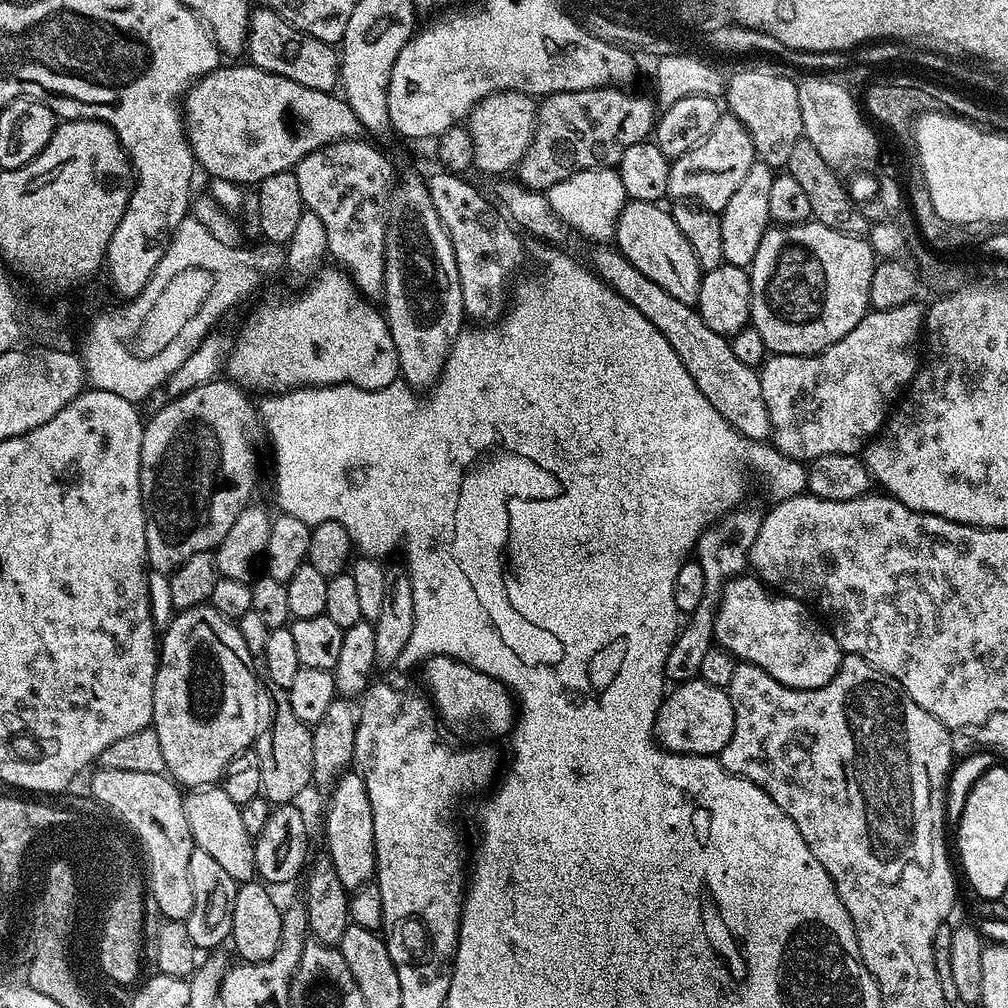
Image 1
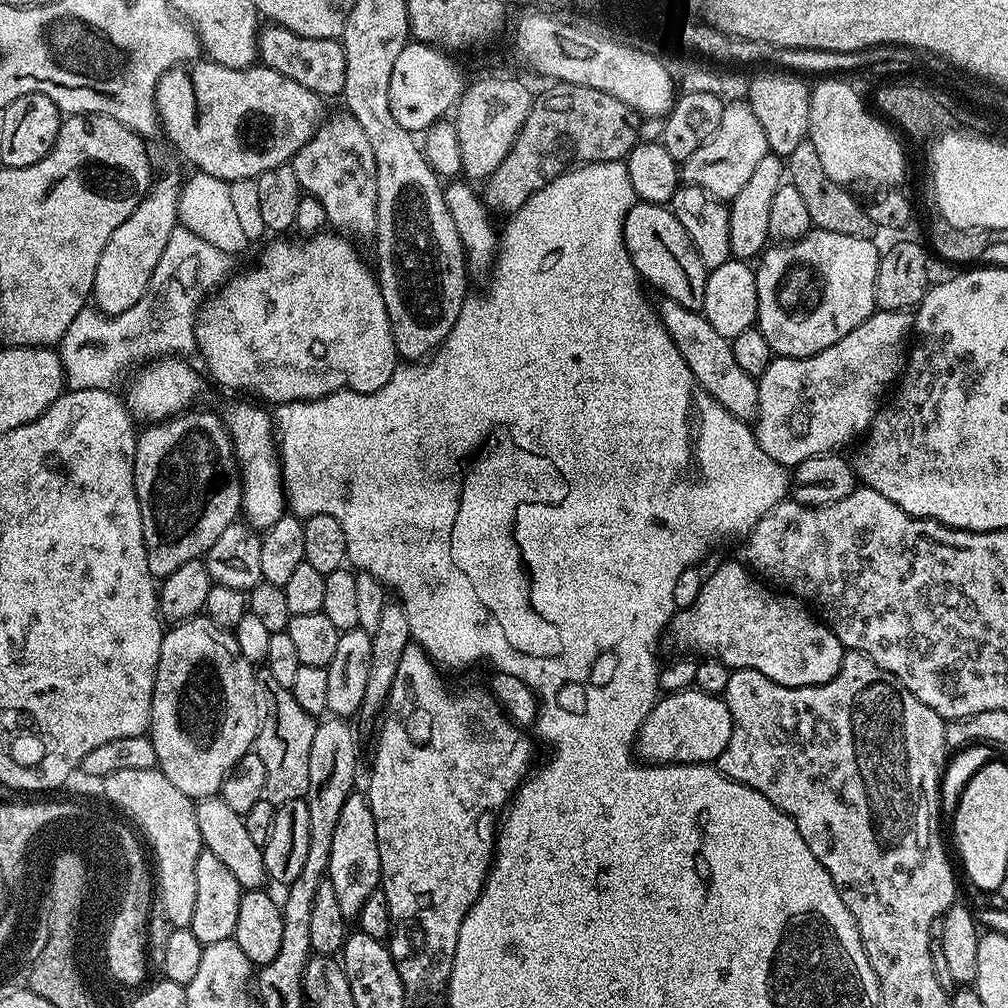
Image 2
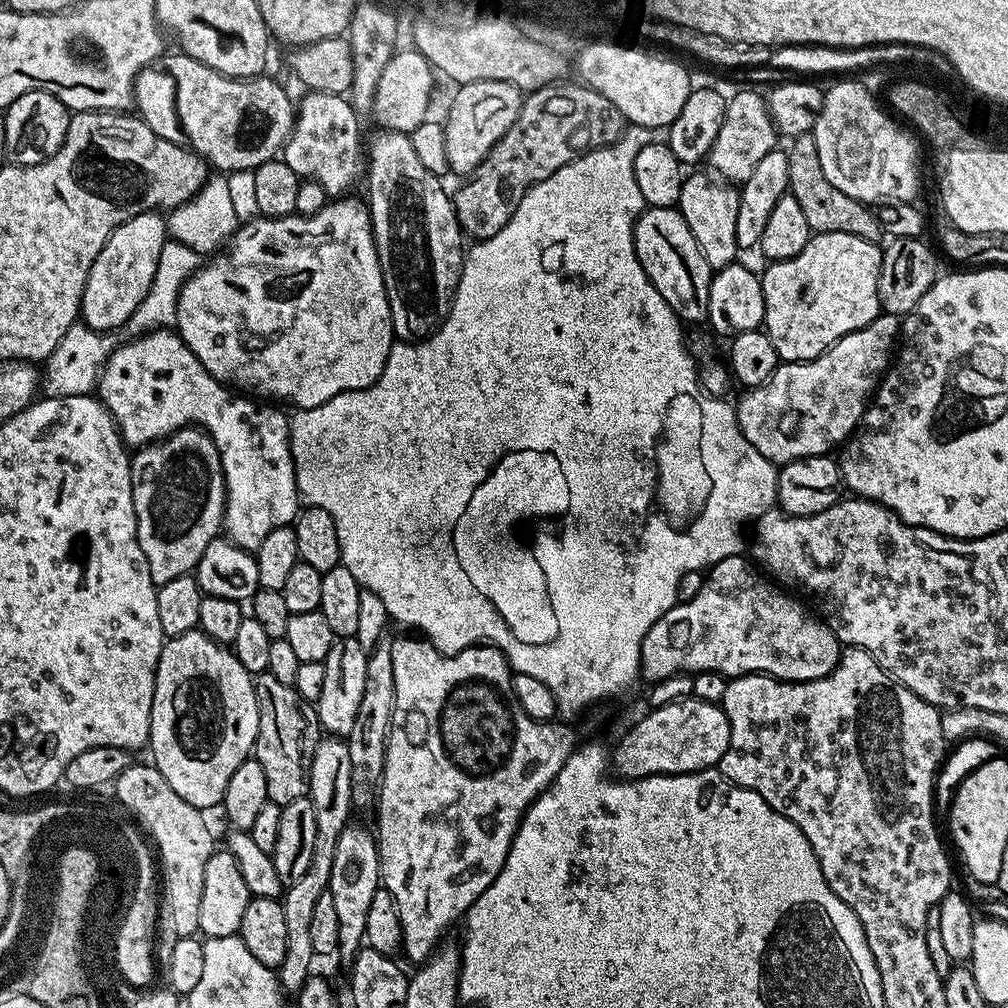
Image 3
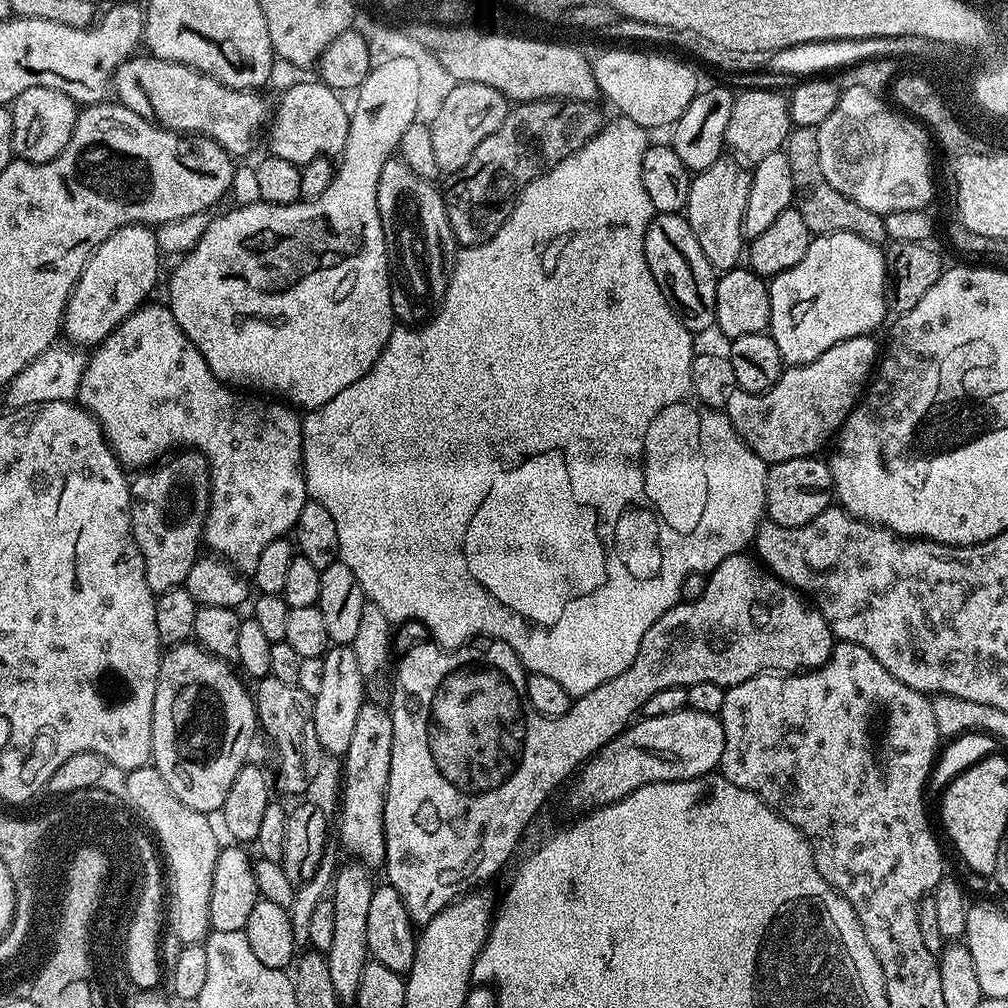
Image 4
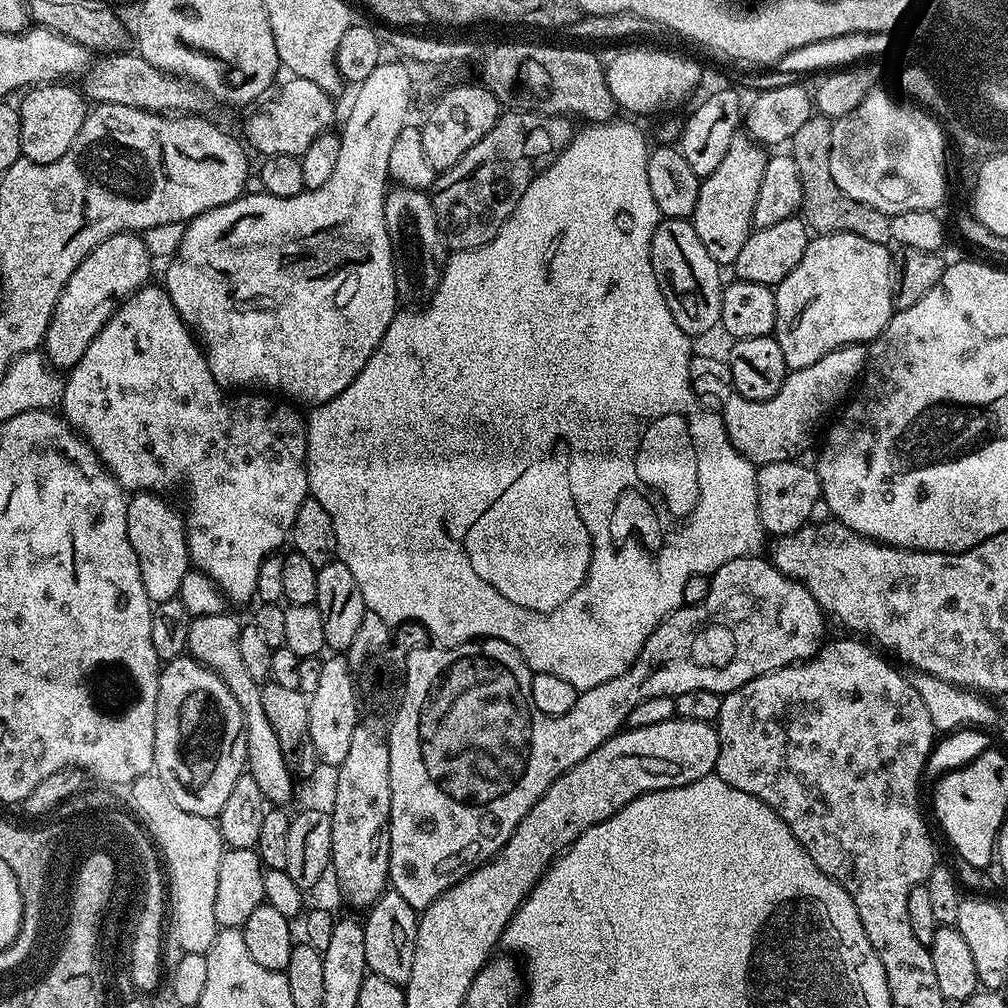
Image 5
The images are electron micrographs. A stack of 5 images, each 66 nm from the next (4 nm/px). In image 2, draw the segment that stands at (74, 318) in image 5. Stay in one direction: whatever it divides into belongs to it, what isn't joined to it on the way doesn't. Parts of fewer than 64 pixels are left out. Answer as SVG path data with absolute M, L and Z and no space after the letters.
M164 176L155 181L151 192L144 200L110 234L110 242L106 242L106 250L102 250L102 258L96 260L96 273L94 274L94 286L91 299L96 300L95 307L105 316L117 316L142 294L146 294L146 286L150 286L150 274L154 274L154 266L158 266L158 258L162 258L162 250L166 250L166 242L170 242L170 234L178 226L179 198L182 180L176 176Z

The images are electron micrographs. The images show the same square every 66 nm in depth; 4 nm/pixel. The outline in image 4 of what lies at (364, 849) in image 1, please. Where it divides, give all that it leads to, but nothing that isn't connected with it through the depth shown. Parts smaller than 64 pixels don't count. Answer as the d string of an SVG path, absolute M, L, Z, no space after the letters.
M359 862L341 863L332 882L330 899L334 906L334 939L326 953L330 966L330 979L341 1002L355 1001L358 982L362 982L362 970L368 965L368 943L366 942L366 921L370 911L370 898L374 891L373 873Z

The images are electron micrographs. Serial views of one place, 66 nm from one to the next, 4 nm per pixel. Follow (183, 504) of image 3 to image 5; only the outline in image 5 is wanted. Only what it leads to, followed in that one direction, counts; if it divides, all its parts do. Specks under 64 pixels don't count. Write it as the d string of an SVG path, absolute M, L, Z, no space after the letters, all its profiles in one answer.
M137 492L128 500L126 510L126 534L130 534L130 546L138 554L142 586L146 586L146 594L153 604L177 599L182 578L190 570L185 513L164 499L154 492Z

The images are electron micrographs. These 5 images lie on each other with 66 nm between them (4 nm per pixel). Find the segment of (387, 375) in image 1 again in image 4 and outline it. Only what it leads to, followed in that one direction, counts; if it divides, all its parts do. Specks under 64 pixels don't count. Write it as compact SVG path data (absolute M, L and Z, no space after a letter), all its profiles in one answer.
M344 168L335 169L332 184L326 186L326 190L322 190L322 194L318 194L318 198L313 200L301 198L294 204L259 202L232 206L225 216L220 216L217 220L215 218L209 223L200 242L179 260L181 260L180 264L170 278L167 305L183 332L206 358L211 373L233 389L271 394L273 397L283 398L297 409L320 408L326 402L330 402L334 394L344 394L344 391L351 388L354 382L361 380L372 369L374 362L378 362L382 350L388 345L394 327L394 313L392 277L388 270L388 251L382 230L382 218L378 210L378 202L374 198L359 200L356 196L348 196L348 172Z

